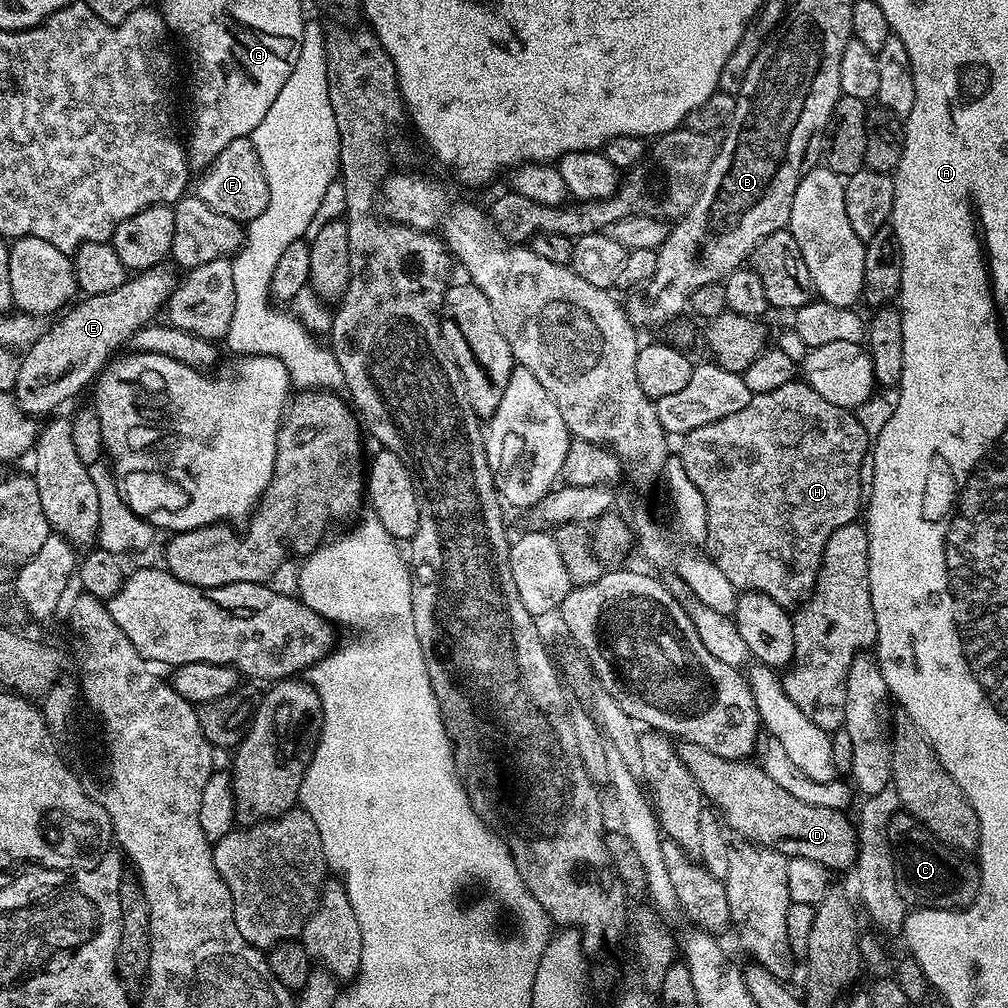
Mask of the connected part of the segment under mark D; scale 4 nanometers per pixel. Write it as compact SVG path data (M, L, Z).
M693 747L688 751L692 752L683 753L684 763L696 779L701 797L717 804L715 807L722 813L723 823L729 829L732 827L739 839L773 848L789 858L801 856L816 860L829 870L851 869L855 865L857 829L851 823L848 825L843 811L798 802L794 794L786 794L757 763L748 764L747 759L727 760L705 748Z

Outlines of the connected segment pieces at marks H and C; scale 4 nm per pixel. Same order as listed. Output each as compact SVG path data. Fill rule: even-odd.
M793 382L786 386L778 386L778 390L770 390L766 394L753 394L750 402L738 410L738 414L726 414L718 422L710 422L698 430L690 430L683 437L684 445L678 449L678 455L690 482L698 486L702 498L706 502L706 526L704 532L708 536L706 555L712 560L722 574L736 587L737 590L755 590L764 593L775 604L789 606L799 605L807 601L816 587L816 577L820 575L820 566L824 562L824 547L834 534L836 528L853 523L856 516L862 512L862 488L860 492L860 467L865 467L866 457L870 452L870 437L858 422L855 411L834 406L834 402L826 402L822 394L803 382Z
M899 810L891 819L896 833L897 892L908 906L916 908L950 908L963 910L980 893L980 873L971 859L965 858L957 849L937 838L907 812Z

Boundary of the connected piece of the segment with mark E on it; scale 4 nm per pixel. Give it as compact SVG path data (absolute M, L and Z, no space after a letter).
M164 266L145 268L129 275L125 283L116 290L97 296L85 295L80 305L77 303L64 314L66 315L64 320L58 321L53 328L51 325L44 331L38 342L32 344L19 357L20 369L14 389L17 408L33 418L41 418L40 416L48 418L55 413L52 412L55 408L60 408L67 400L74 399L88 383L89 387L107 369L110 361L116 356L115 352L123 344L127 345L140 328L146 328L153 323L159 317L156 316L159 312L161 315L162 309L172 296L172 289L178 283L177 277L175 275L172 277L166 269Z

